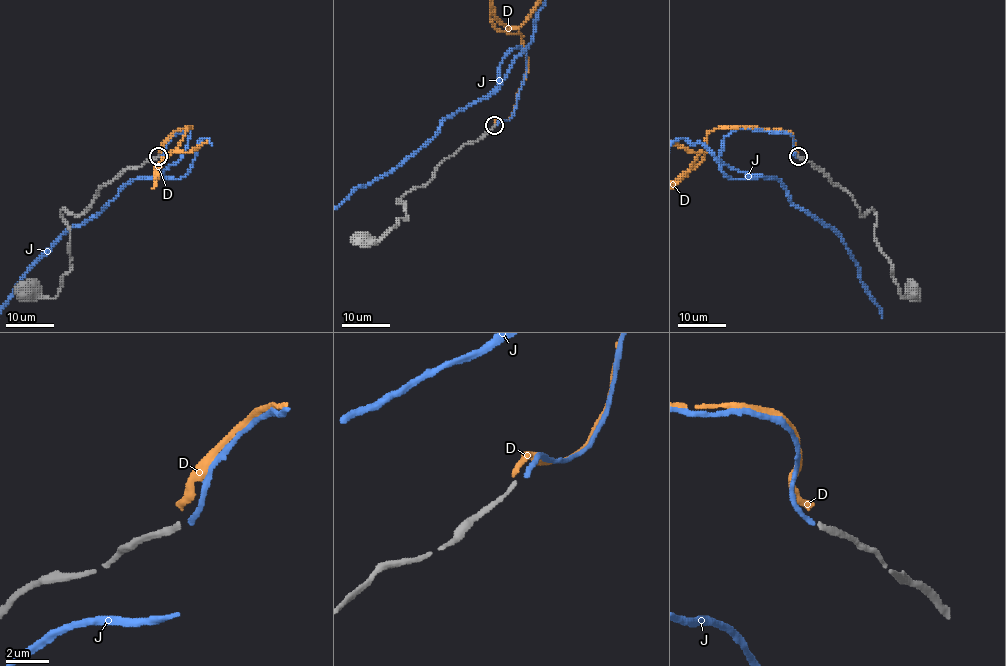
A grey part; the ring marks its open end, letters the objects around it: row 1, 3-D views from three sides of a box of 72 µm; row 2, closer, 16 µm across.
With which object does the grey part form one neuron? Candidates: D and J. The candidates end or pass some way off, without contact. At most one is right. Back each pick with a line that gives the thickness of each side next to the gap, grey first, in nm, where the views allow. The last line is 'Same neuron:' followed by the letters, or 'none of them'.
J: calibres 200 and 200 nm
Same neuron: J

